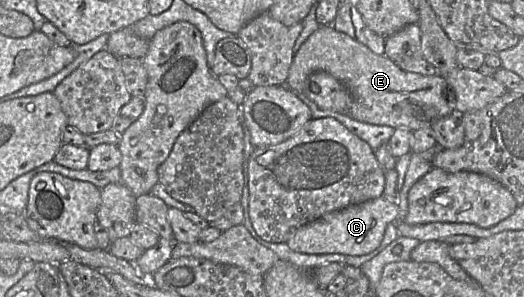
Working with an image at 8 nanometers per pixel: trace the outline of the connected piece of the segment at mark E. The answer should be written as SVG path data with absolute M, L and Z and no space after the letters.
M331 25L319 26L300 46L293 57L287 85L295 93L305 95L307 79L318 71L327 72L346 88L352 98L350 113L346 116L360 122L415 131L432 127L438 119L454 112L453 91L443 76L405 71L384 54L373 53Z

